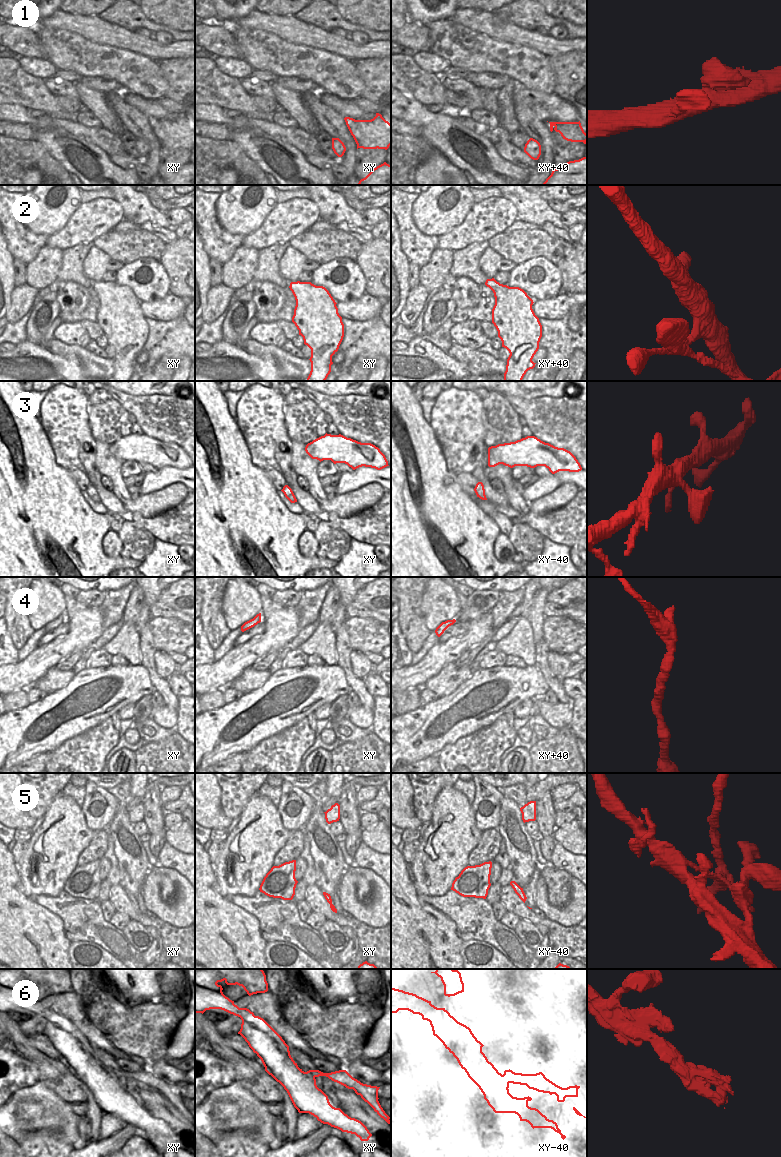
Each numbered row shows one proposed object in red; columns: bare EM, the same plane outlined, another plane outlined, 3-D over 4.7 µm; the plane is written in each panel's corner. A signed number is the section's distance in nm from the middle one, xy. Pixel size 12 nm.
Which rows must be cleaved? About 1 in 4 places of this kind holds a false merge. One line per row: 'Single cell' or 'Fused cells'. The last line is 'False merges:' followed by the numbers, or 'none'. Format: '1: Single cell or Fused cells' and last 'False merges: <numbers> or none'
1: Single cell
2: Single cell
3: Single cell
4: Single cell
5: Fused cells
6: Single cell
False merges: 5.

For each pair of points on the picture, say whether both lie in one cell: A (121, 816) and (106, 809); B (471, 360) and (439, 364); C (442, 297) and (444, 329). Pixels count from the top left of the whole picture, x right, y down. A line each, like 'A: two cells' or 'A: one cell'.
A: two cells
B: two cells
C: two cells

